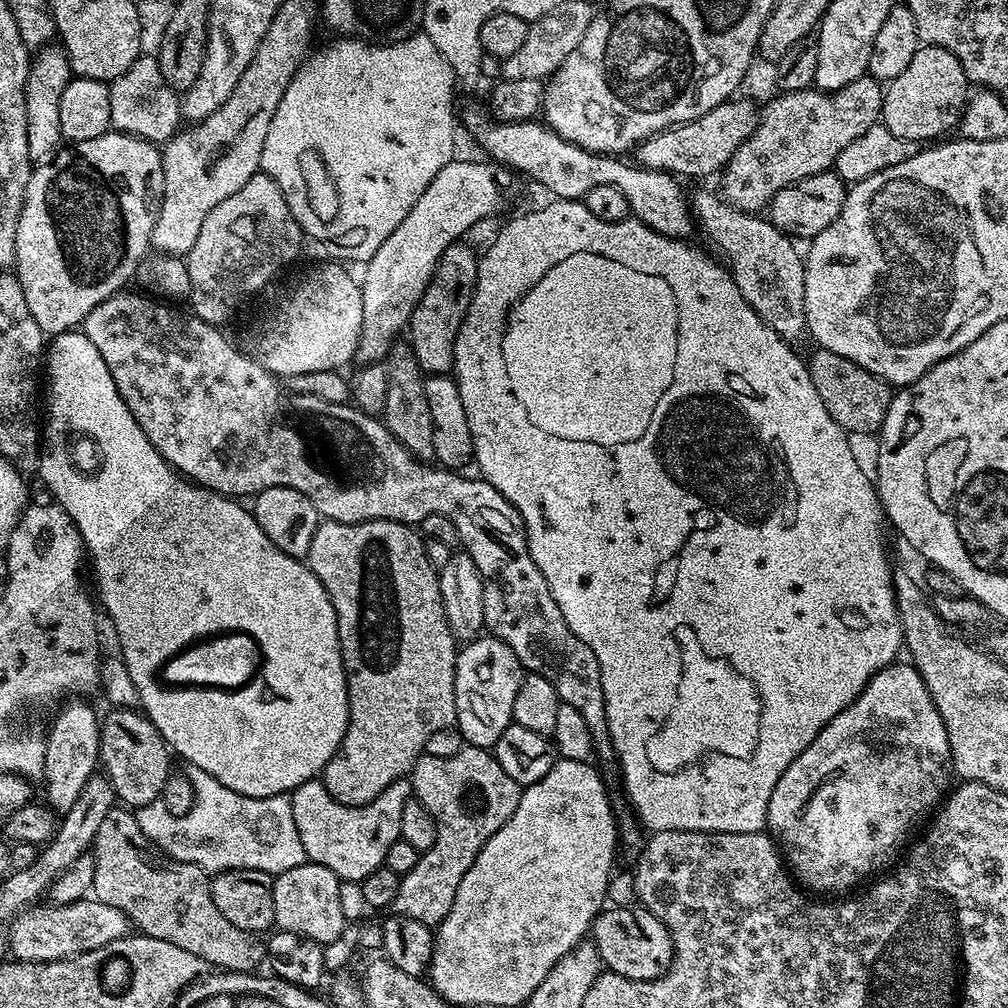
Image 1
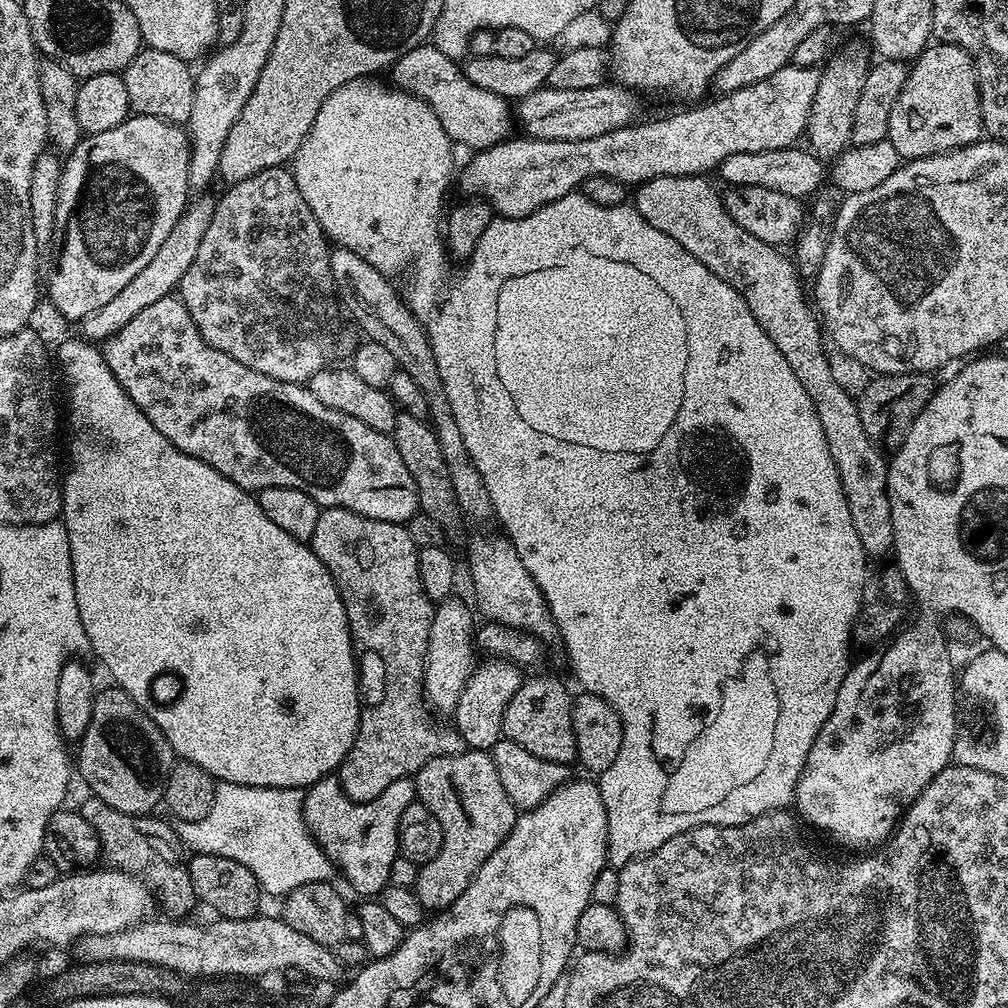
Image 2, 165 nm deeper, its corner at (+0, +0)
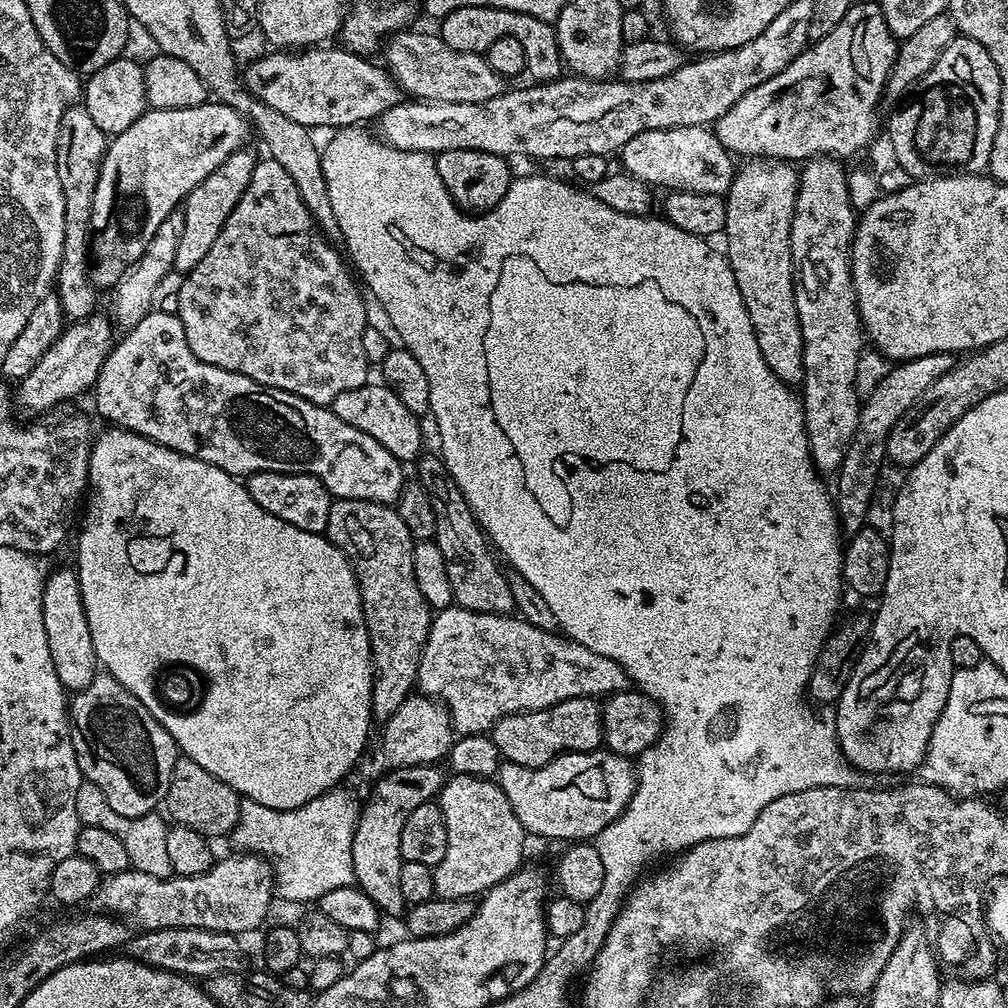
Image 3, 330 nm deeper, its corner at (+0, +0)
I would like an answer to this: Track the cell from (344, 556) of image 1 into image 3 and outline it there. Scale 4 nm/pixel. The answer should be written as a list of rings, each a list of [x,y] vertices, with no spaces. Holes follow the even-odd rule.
[[[333,499],[326,535],[328,541],[338,546],[338,550],[342,550],[342,554],[346,554],[346,558],[352,563],[360,587],[362,610],[366,618],[368,637],[372,643],[374,665],[372,714],[377,721],[383,722],[392,717],[394,710],[398,710],[398,706],[402,706],[404,699],[413,695],[417,687],[420,656],[423,654],[428,628],[433,620],[433,613],[428,607],[426,598],[422,598],[422,590],[418,590],[418,582],[414,582],[414,554],[412,553],[414,541],[395,507],[365,500]]]

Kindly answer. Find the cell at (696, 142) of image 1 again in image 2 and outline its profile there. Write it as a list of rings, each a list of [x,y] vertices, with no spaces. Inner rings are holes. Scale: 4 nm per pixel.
[[[789,66],[770,74],[770,78],[762,78],[762,82],[754,82],[754,86],[717,95],[717,100],[712,100],[709,104],[700,102],[695,106],[685,107],[688,108],[685,112],[676,112],[673,116],[662,117],[661,120],[648,120],[645,124],[633,122],[626,128],[611,128],[606,134],[598,134],[598,138],[533,140],[531,136],[520,134],[502,141],[501,144],[495,144],[492,148],[477,151],[473,155],[476,157],[465,166],[460,184],[468,191],[465,193],[469,197],[486,201],[497,217],[509,220],[534,214],[542,206],[577,191],[586,182],[586,178],[605,176],[626,186],[635,186],[645,184],[650,178],[663,176],[704,176],[711,168],[712,171],[719,169],[720,163],[730,158],[730,154],[750,154],[793,147],[799,141],[796,139],[805,135],[810,106],[814,106],[814,94],[818,94],[821,73],[820,68]]]

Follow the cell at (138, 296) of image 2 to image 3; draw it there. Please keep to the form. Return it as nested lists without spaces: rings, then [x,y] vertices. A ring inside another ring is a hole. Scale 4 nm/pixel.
[[[100,315],[87,316],[85,320],[69,323],[65,327],[58,339],[50,346],[50,350],[42,354],[38,366],[34,366],[34,370],[30,370],[26,378],[19,380],[17,388],[20,389],[15,389],[14,392],[14,400],[19,407],[21,404],[28,412],[48,414],[55,409],[52,408],[55,404],[62,400],[72,400],[95,385],[104,360],[114,343],[113,321],[107,315],[106,317]]]

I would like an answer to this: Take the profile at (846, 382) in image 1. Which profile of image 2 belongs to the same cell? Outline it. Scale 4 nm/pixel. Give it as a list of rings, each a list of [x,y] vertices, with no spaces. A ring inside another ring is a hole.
[[[893,372],[891,374],[880,374],[872,380],[864,388],[864,393],[858,396],[860,405],[860,417],[862,418],[862,426],[866,426],[866,434],[870,434],[870,438],[876,447],[881,450],[895,450],[900,447],[900,443],[906,438],[906,434],[910,430],[910,426],[914,426],[914,418],[918,418],[918,414],[922,414],[922,410],[936,391],[937,381],[932,381],[933,377],[926,372]]]

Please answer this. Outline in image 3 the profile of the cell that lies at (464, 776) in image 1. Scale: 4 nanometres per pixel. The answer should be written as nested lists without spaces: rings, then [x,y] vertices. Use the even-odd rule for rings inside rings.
[[[467,774],[449,777],[438,793],[446,818],[446,858],[432,869],[434,890],[442,898],[476,898],[520,871],[526,833],[495,779]]]

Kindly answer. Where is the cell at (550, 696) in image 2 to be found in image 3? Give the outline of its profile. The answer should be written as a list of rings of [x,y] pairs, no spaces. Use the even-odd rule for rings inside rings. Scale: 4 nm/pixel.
[[[587,696],[560,701],[549,708],[512,713],[501,718],[490,731],[494,746],[509,764],[540,768],[564,752],[595,752],[604,739],[601,705]]]

